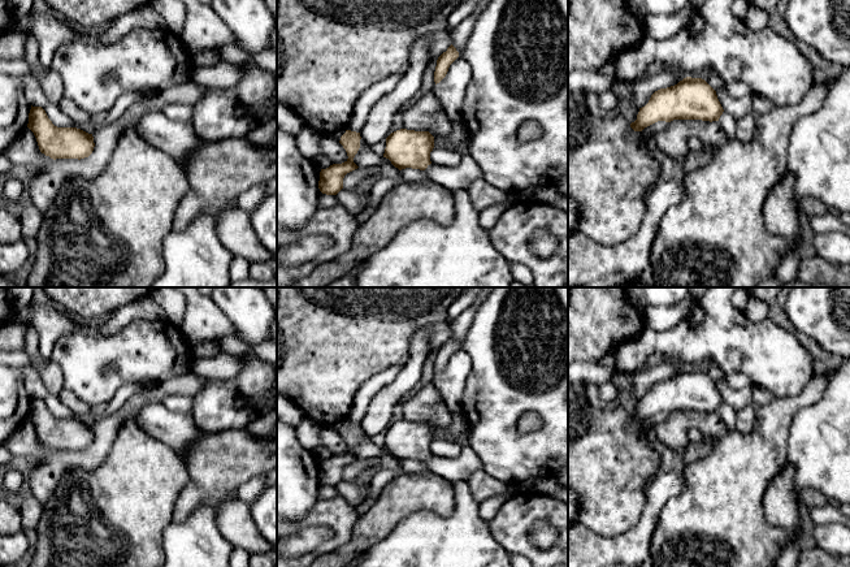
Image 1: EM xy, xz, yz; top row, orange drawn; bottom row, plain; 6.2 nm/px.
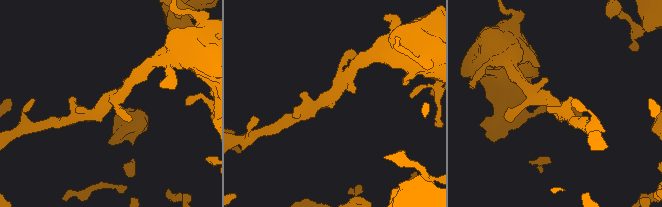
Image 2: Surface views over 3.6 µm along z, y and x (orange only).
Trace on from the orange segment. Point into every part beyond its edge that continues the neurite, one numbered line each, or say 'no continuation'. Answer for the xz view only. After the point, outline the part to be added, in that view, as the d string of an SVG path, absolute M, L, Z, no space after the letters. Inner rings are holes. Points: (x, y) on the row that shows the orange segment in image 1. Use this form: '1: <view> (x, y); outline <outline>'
1: xz (459, 177); outline M470 153L463 155L460 163L455 166L431 163L425 170L429 181L448 191L467 190L474 179L482 178L482 172Z

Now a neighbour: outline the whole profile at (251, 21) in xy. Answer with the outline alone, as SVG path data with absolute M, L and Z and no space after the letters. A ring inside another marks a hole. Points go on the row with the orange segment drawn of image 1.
M212 0L211 7L233 31L239 48L248 53L270 48L277 20L264 0Z

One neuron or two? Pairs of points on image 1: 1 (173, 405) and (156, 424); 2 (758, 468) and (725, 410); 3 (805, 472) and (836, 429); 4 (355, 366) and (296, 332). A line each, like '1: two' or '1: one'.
1: two
2: two
3: one
4: one

